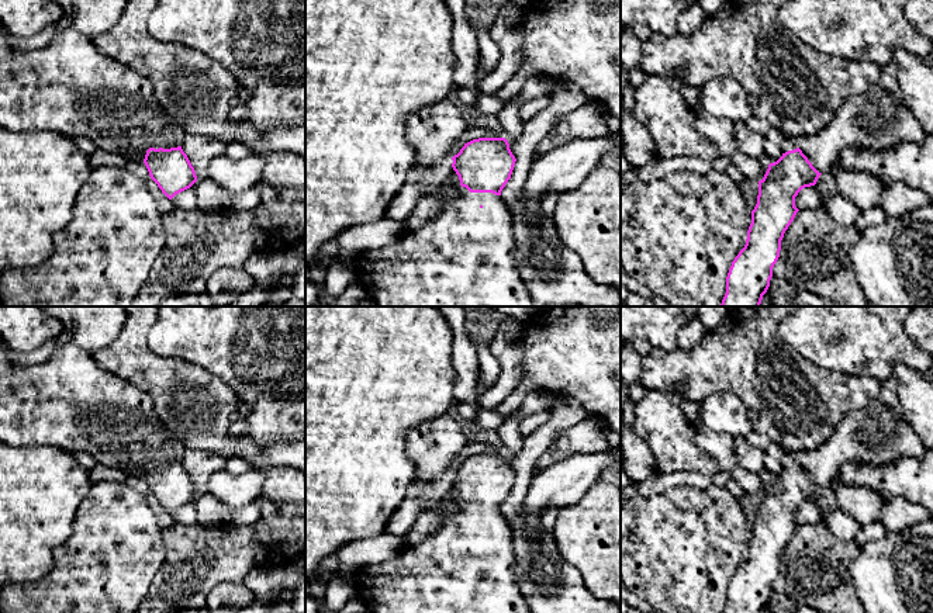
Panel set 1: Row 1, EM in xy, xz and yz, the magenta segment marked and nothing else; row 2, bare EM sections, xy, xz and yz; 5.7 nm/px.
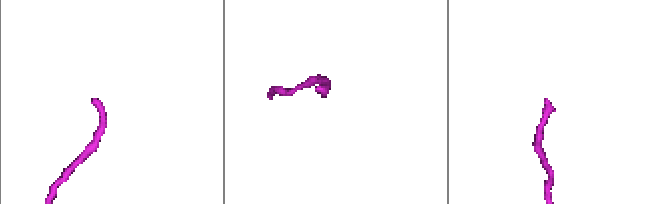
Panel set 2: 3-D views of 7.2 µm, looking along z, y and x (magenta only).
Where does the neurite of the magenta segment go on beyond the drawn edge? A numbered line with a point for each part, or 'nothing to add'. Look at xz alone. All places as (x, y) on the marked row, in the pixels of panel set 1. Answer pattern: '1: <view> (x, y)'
1: xz (465, 256)

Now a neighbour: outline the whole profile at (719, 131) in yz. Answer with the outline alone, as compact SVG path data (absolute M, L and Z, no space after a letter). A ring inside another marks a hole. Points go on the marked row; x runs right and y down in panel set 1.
M701 108L697 111L695 127L702 136L719 149L721 155L740 169L744 177L763 180L770 163L766 159L750 157L736 148L733 122L722 117L713 117Z

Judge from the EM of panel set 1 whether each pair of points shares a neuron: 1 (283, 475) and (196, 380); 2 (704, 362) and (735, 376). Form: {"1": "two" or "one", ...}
{"1": "two", "2": "one"}

